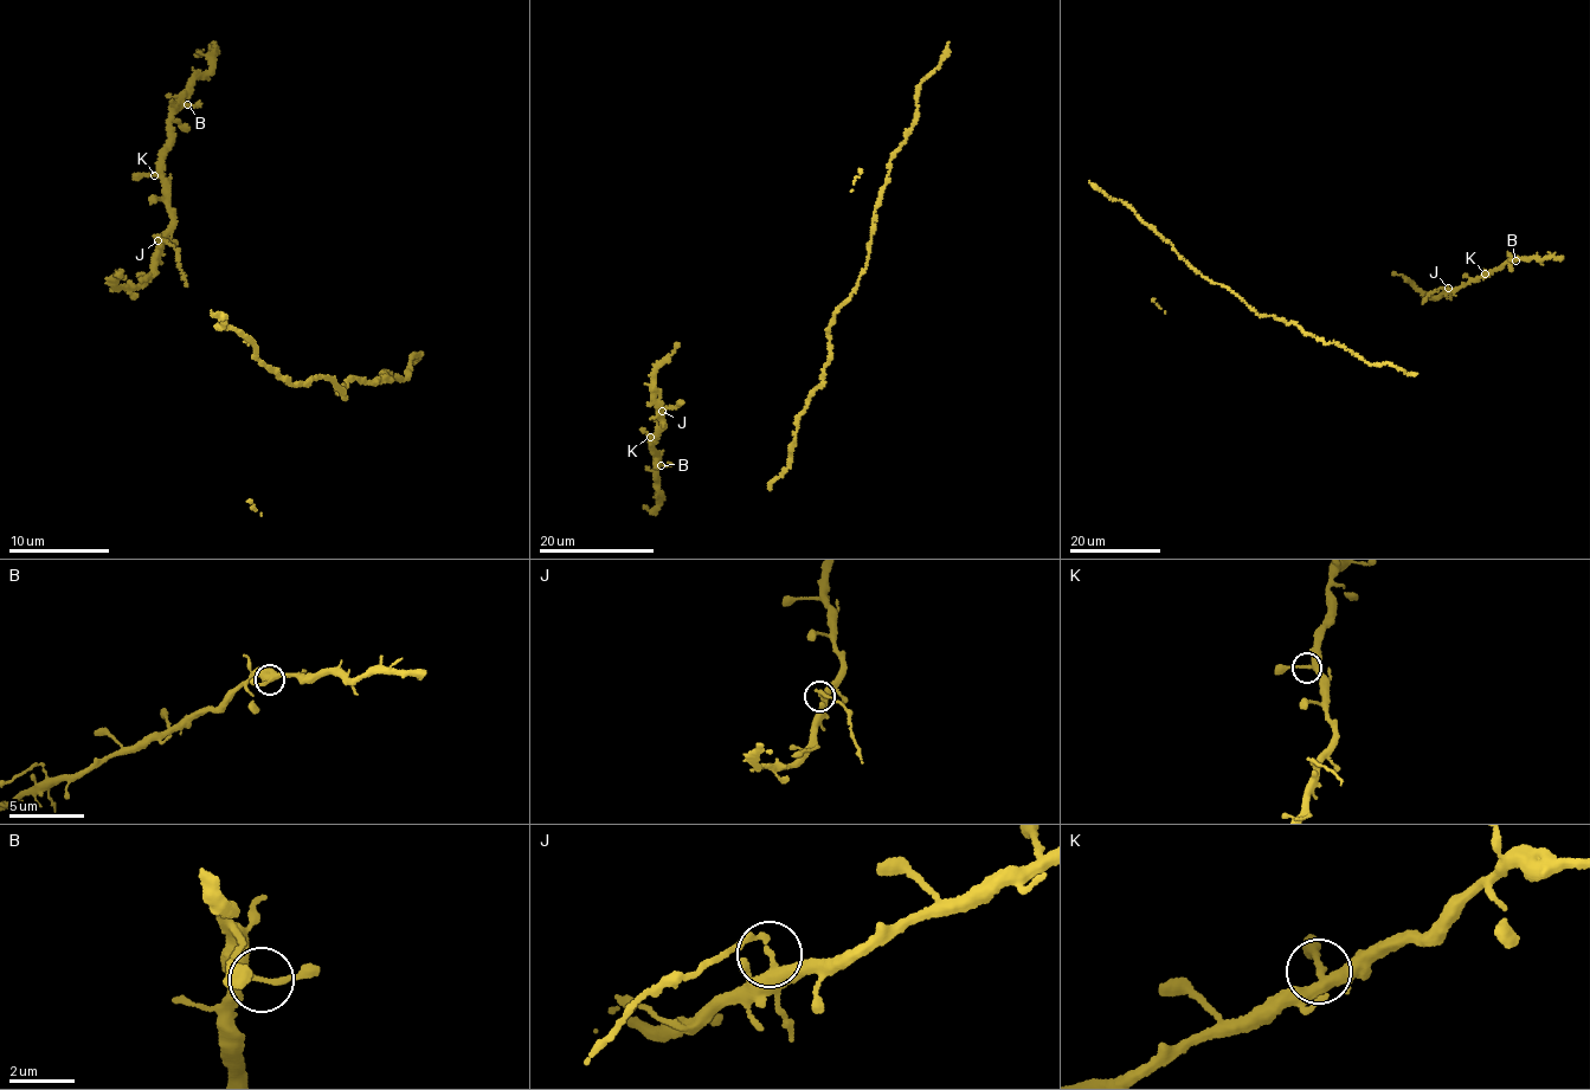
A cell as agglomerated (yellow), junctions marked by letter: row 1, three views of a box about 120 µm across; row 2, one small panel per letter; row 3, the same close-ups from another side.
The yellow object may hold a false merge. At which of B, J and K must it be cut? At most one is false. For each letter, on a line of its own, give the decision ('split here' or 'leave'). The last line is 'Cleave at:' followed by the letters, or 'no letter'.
B: leave
J: split here
K: leave
Cleave at: J

